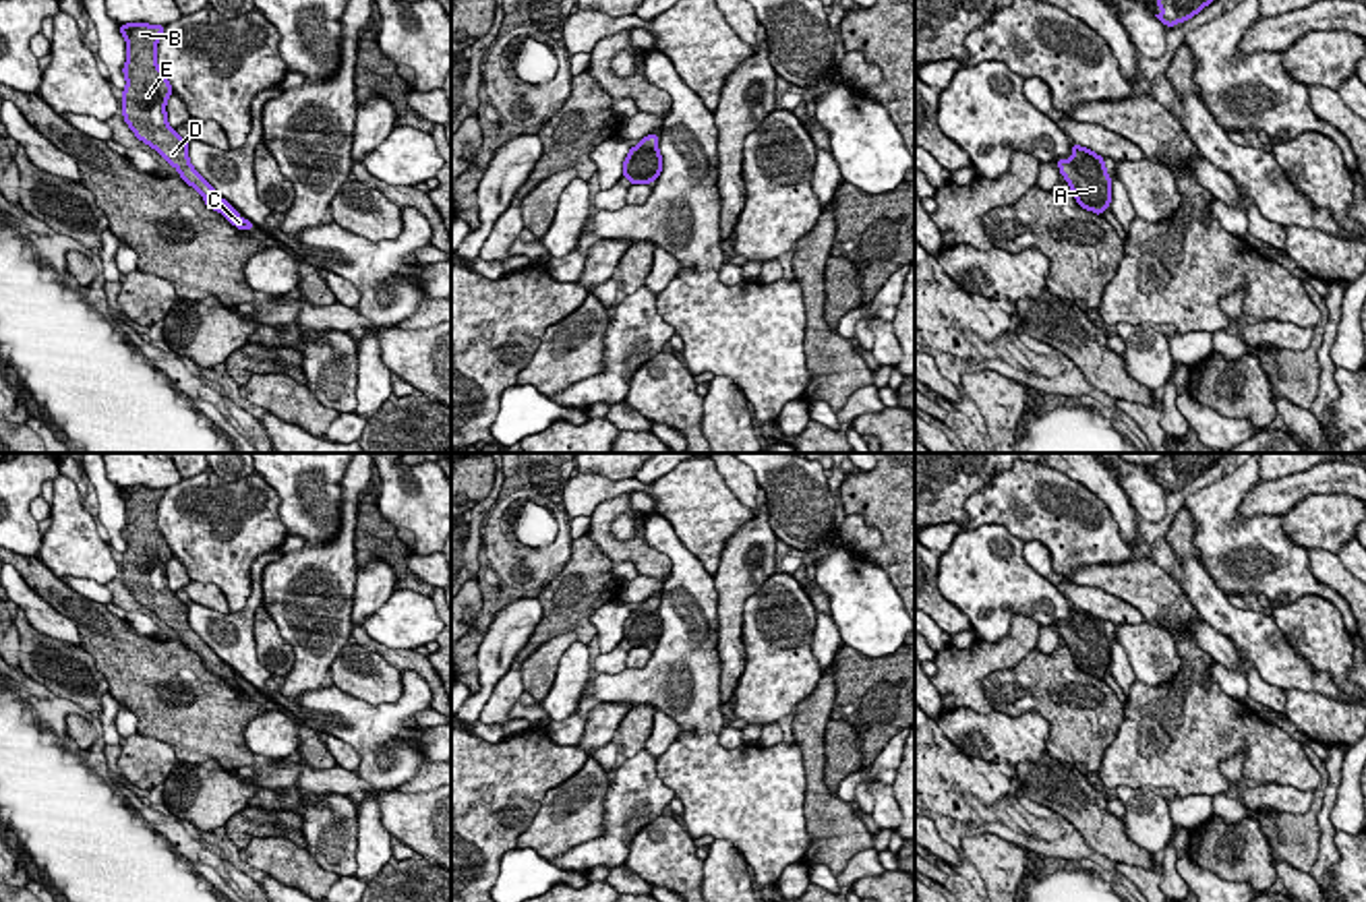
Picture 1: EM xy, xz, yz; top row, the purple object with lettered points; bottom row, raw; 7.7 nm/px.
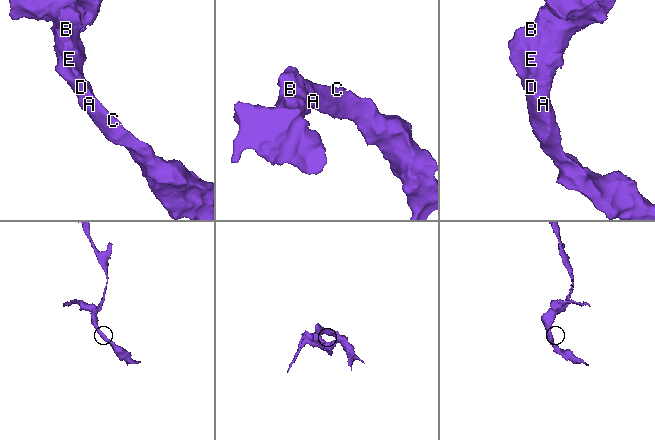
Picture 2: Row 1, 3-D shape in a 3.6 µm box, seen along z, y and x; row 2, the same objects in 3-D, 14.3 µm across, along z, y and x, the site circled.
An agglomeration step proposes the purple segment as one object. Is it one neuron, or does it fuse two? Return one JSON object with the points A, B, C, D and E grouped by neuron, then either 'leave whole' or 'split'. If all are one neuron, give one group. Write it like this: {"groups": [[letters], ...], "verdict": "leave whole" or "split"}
{"groups": [["A", "B", "C", "D", "E"]], "verdict": "leave whole"}

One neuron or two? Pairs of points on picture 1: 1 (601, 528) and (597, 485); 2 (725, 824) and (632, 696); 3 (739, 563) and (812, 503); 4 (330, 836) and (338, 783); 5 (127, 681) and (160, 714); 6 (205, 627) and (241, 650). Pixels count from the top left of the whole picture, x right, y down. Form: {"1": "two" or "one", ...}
{"1": "two", "2": "one", "3": "two", "4": "two", "5": "one", "6": "one"}

